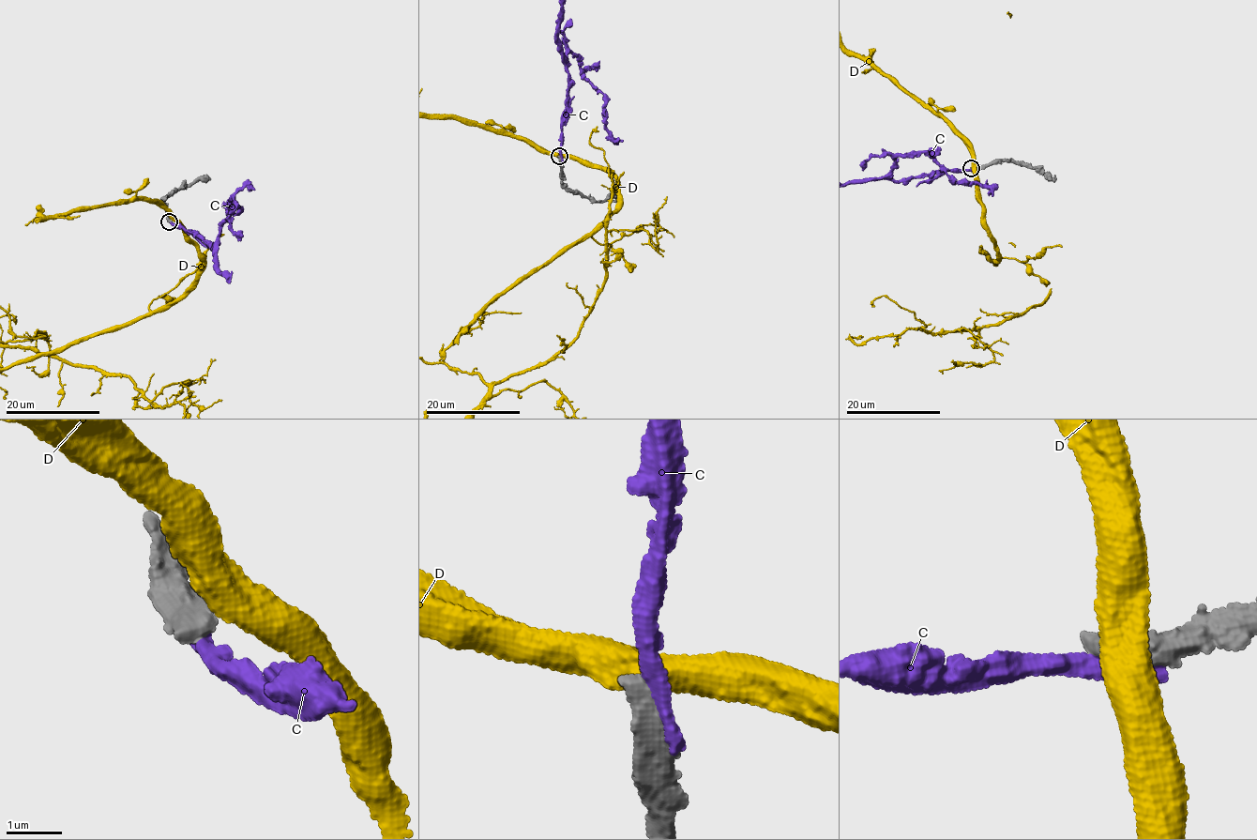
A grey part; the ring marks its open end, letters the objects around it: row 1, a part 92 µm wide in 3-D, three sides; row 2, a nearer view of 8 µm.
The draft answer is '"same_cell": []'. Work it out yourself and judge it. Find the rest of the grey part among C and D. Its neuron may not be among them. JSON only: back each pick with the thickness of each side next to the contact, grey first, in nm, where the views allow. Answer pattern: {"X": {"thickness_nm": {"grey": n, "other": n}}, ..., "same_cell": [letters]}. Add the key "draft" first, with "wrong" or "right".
{"draft": "right", "same_cell": []}

